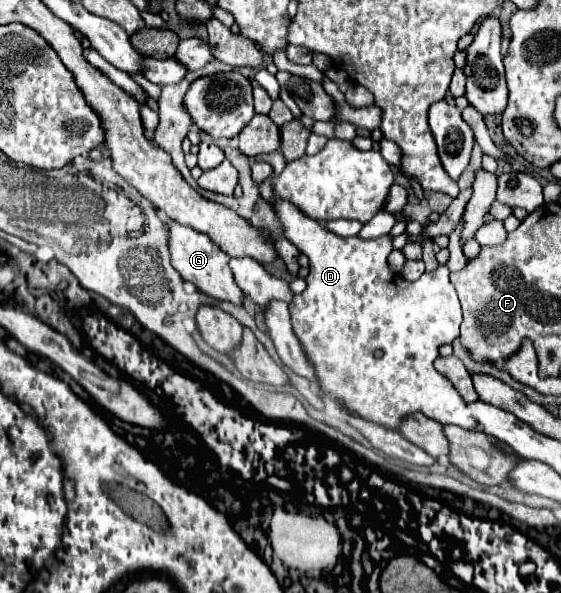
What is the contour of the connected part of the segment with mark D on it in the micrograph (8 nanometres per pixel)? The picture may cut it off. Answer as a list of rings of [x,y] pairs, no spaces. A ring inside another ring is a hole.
[[[278,196],[274,212],[284,224],[284,236],[310,258],[310,274],[306,278],[308,288],[292,298],[290,318],[300,346],[304,346],[304,354],[316,368],[320,392],[344,406],[350,414],[390,430],[400,430],[400,422],[414,412],[422,412],[440,424],[456,424],[466,430],[478,430],[476,422],[466,416],[464,398],[432,364],[438,356],[438,348],[458,338],[462,324],[460,302],[448,276],[432,278],[432,286],[426,286],[426,292],[398,290],[396,284],[392,284],[394,272],[386,262],[388,252],[392,252],[390,236],[376,240],[362,240],[358,236],[340,238]]]

